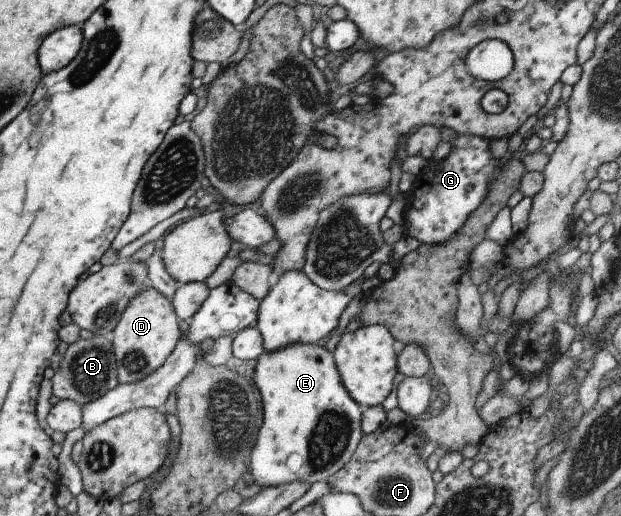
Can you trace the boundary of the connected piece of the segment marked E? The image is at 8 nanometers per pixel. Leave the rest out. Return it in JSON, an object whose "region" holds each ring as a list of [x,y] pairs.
{"region":[[[292,343],[270,352],[262,351],[256,358],[253,383],[262,399],[262,424],[253,440],[250,473],[253,481],[265,488],[303,480],[312,483],[326,479],[351,457],[362,436],[360,419],[363,408],[351,399],[340,382],[332,351],[318,344]]]}

